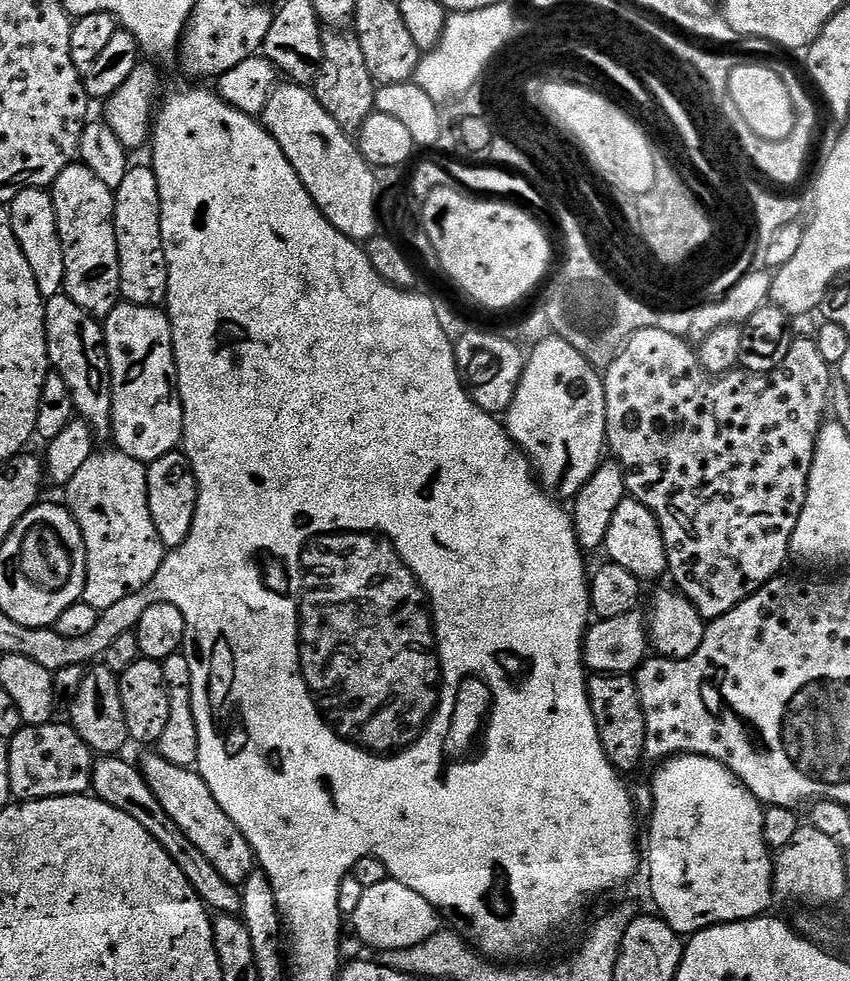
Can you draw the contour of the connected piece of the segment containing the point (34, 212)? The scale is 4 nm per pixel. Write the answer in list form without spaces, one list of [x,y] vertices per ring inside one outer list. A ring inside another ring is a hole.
[[[42,188],[22,190],[11,200],[10,211],[14,238],[18,238],[18,246],[22,246],[22,254],[26,254],[30,270],[34,270],[34,282],[38,282],[38,290],[45,298],[61,295],[64,291],[66,262],[51,191]]]

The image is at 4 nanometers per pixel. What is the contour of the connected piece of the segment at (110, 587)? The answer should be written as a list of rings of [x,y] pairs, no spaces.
[[[119,450],[111,451],[93,452],[63,489],[66,507],[72,511],[86,542],[86,586],[82,600],[100,613],[146,587],[158,574],[166,555],[162,538],[154,530],[154,518],[150,518],[145,461],[130,458],[130,454]]]

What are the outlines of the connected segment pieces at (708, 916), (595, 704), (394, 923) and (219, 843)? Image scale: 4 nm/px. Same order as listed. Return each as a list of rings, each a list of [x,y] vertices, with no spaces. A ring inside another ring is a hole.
[[[673,756],[661,763],[660,768],[652,776],[650,787],[652,790],[652,807],[650,815],[652,821],[648,824],[648,856],[646,852],[646,868],[648,864],[648,884],[652,887],[652,900],[656,903],[655,911],[660,919],[666,921],[675,932],[681,934],[695,934],[704,928],[712,928],[716,924],[733,924],[739,920],[752,920],[756,916],[765,915],[774,901],[772,874],[774,860],[770,849],[764,840],[764,808],[756,796],[746,787],[736,773],[722,762],[705,756]]]
[[[592,674],[588,676],[588,697],[594,722],[598,726],[598,738],[606,758],[617,772],[629,774],[645,759],[646,718],[642,714],[642,702],[638,698],[635,679],[628,674]]]
[[[389,878],[386,882],[378,882],[378,886],[365,888],[361,900],[358,902],[358,910],[350,917],[351,931],[356,934],[364,946],[376,948],[377,953],[393,952],[394,950],[406,950],[410,946],[418,946],[426,942],[435,932],[441,931],[441,913],[422,894],[410,890],[410,886],[402,886],[402,882]]]
[[[152,754],[144,761],[139,761],[138,767],[150,790],[154,790],[154,798],[162,802],[162,810],[166,810],[166,814],[174,818],[182,834],[186,834],[186,838],[190,838],[190,842],[194,842],[194,846],[198,846],[198,850],[202,850],[202,854],[210,858],[210,866],[214,866],[214,870],[218,870],[218,874],[222,874],[226,882],[243,885],[244,879],[254,871],[252,848],[246,842],[242,830],[234,826],[226,810],[218,806],[214,794],[210,794],[210,786],[206,786],[199,771],[174,766],[174,762],[168,762],[158,754]]]

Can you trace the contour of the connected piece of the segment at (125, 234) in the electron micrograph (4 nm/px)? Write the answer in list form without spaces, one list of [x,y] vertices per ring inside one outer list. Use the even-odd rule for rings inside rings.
[[[151,166],[129,167],[122,186],[114,190],[114,234],[118,242],[120,295],[129,304],[163,305],[168,298],[168,267],[162,246],[162,218],[158,178]]]

